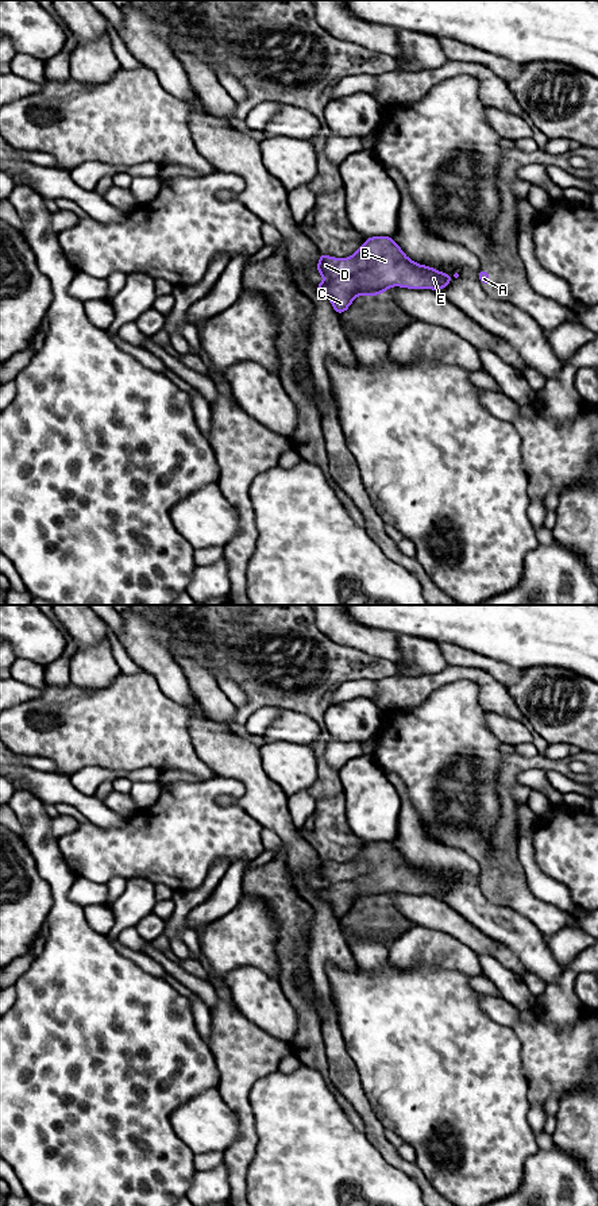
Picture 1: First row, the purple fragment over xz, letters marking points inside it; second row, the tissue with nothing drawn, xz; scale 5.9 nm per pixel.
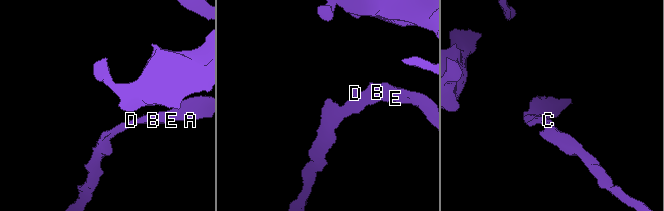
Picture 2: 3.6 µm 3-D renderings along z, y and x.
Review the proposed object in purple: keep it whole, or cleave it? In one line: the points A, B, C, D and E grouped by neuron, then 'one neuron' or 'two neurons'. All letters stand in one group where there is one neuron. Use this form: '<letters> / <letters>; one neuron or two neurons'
A B C D E; one neuron

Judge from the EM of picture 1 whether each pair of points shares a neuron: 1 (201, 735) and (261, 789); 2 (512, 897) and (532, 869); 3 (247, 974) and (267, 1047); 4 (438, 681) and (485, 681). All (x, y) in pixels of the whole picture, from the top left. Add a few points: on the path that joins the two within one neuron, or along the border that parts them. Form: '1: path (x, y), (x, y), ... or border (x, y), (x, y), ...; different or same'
1: path (216, 744), (246, 774); same
2: border (524, 877), (528, 889), (537, 898), (546, 901); different
3: border (238, 1008), (257, 1025), (288, 1043); different
4: path (450, 674), (473, 674); same

